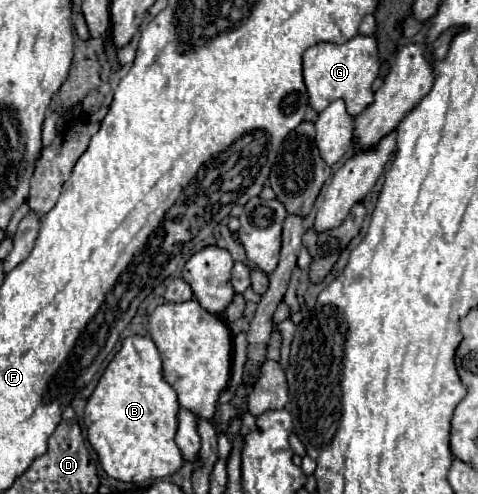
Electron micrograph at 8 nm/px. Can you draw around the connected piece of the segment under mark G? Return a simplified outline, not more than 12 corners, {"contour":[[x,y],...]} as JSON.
{"contour":[[376,38],[304,52],[310,106],[342,98],[350,116],[372,100]]}

